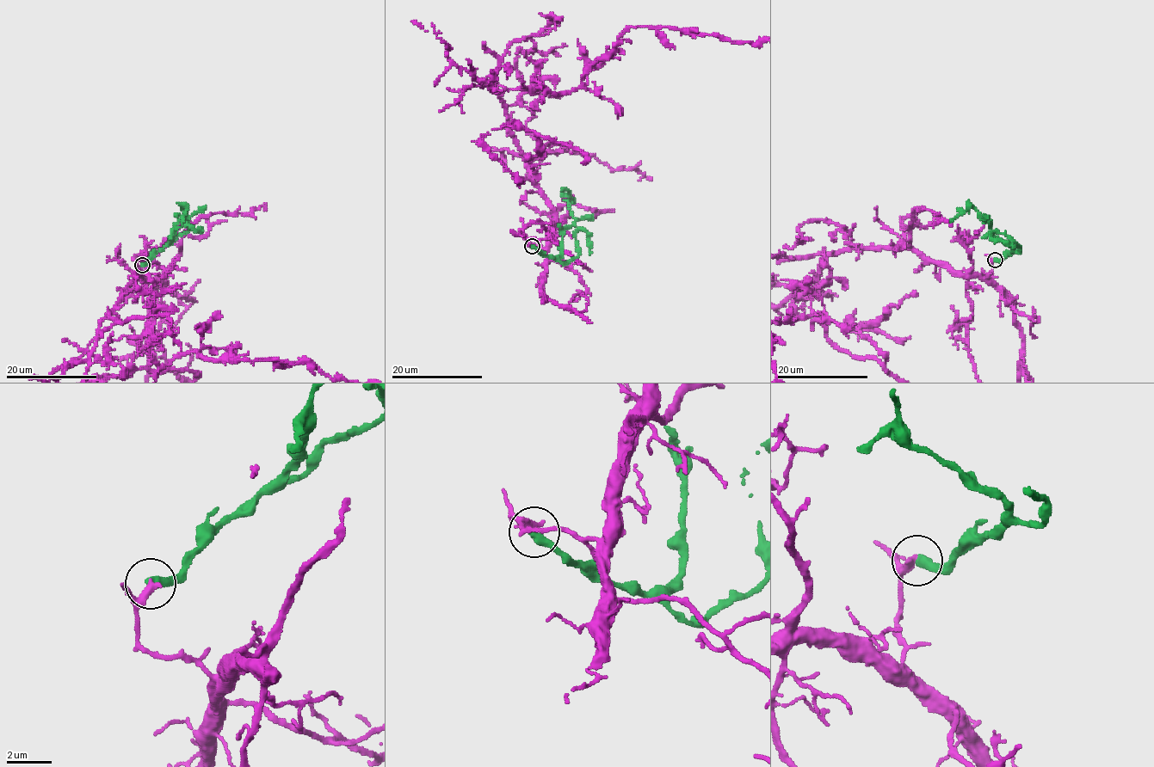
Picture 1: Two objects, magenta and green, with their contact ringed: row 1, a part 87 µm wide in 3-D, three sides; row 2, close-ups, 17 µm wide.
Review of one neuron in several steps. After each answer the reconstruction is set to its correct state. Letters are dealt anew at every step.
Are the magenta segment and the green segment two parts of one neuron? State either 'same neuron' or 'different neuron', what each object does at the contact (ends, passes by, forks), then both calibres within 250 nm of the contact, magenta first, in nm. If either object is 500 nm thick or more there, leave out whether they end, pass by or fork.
different neuron; magenta ends; green ends; calibres 400 and 440 nm

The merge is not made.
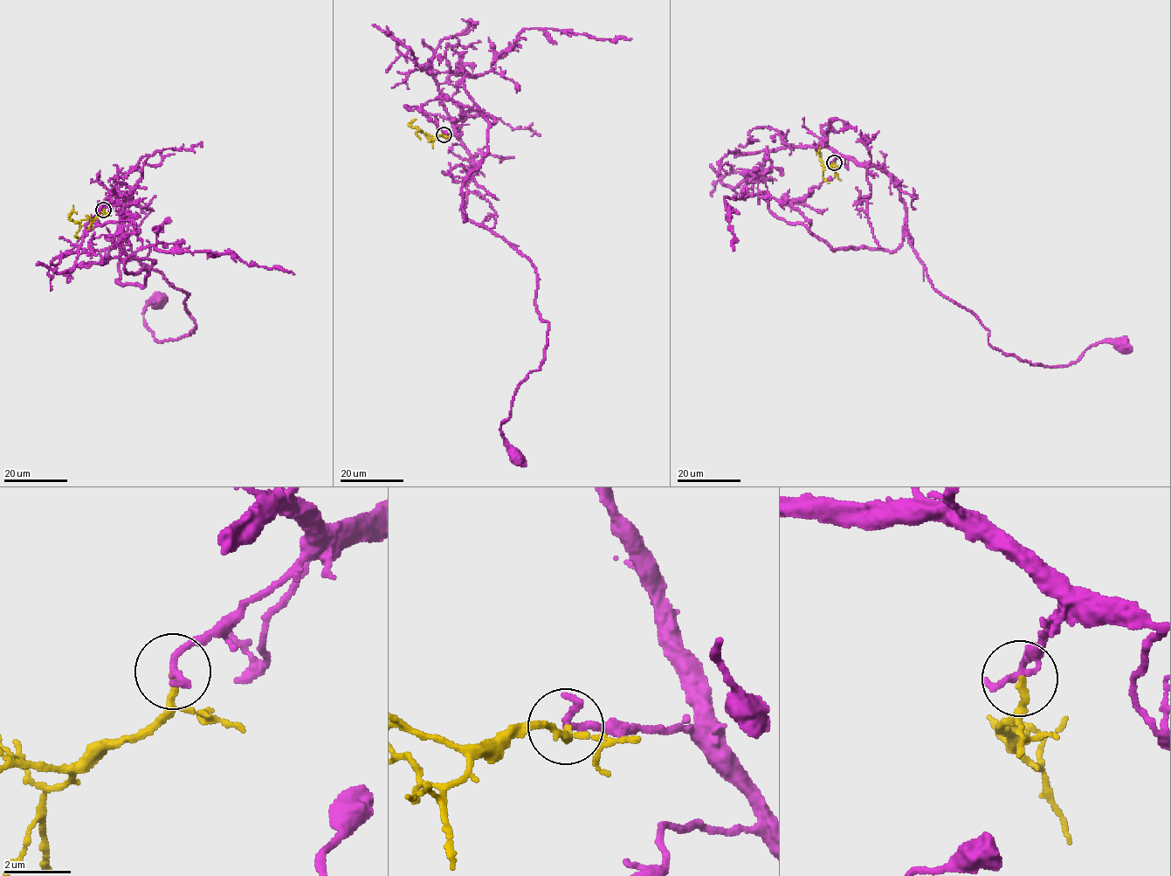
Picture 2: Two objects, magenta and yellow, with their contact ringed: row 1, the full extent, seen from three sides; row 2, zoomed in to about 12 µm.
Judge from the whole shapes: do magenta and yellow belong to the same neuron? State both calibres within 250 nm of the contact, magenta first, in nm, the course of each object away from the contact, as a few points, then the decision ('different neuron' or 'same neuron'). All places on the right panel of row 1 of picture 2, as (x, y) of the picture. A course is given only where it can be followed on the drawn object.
240 nm thick on the magenta side, 200 nm on the other; magenta runs (834, 162), (852, 158), (892, 178), (929, 280), (976, 316), (992, 347), (1046, 367), (1121, 344); yellow runs (834, 162), (832, 168), (823, 165), (819, 146); same neuron

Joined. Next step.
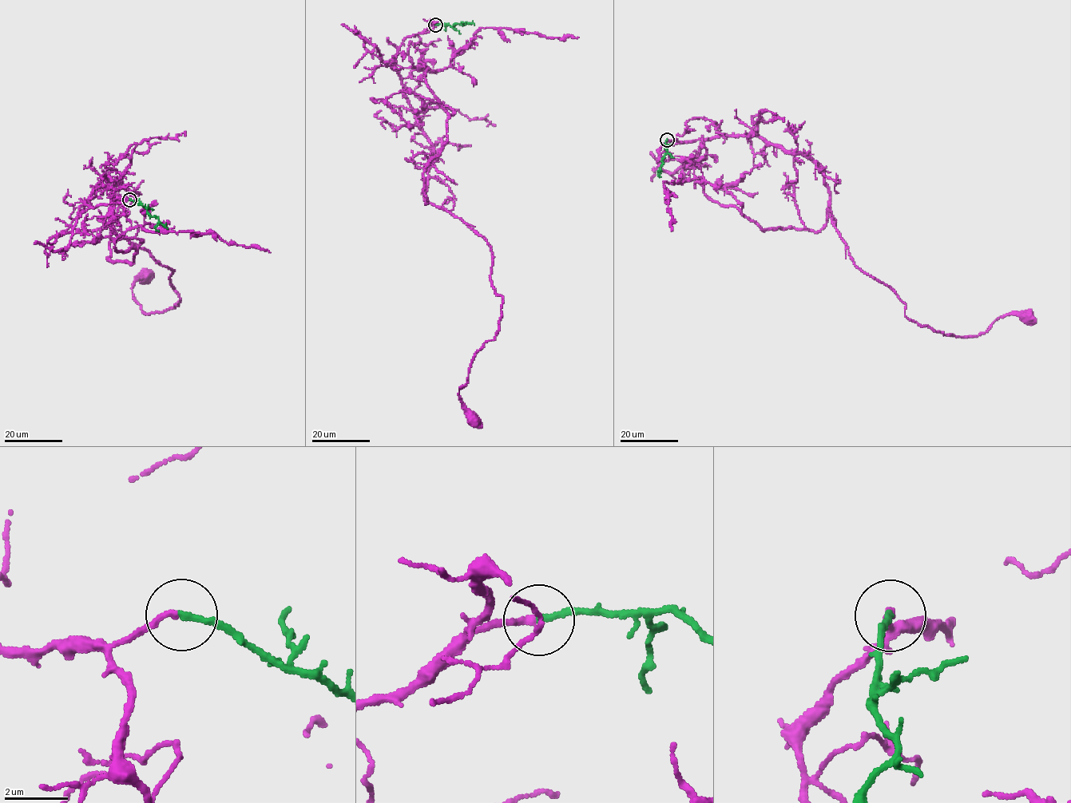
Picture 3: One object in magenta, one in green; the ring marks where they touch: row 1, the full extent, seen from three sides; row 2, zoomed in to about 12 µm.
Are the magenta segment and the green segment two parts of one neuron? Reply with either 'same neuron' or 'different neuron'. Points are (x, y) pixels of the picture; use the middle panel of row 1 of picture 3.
same neuron

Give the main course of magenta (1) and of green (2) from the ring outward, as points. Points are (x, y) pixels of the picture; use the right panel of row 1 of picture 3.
1: (666, 140), (761, 136), (811, 160), (850, 258), (920, 326), (979, 335), (1001, 317), (1026, 316)
2: (666, 140), (664, 147), (667, 152), (657, 175), (660, 177)

